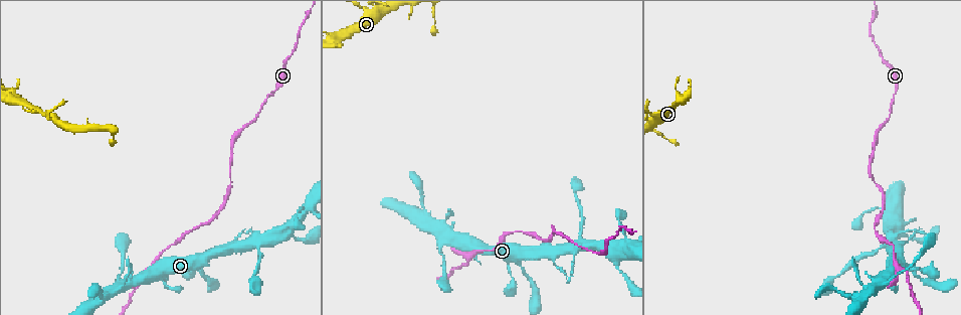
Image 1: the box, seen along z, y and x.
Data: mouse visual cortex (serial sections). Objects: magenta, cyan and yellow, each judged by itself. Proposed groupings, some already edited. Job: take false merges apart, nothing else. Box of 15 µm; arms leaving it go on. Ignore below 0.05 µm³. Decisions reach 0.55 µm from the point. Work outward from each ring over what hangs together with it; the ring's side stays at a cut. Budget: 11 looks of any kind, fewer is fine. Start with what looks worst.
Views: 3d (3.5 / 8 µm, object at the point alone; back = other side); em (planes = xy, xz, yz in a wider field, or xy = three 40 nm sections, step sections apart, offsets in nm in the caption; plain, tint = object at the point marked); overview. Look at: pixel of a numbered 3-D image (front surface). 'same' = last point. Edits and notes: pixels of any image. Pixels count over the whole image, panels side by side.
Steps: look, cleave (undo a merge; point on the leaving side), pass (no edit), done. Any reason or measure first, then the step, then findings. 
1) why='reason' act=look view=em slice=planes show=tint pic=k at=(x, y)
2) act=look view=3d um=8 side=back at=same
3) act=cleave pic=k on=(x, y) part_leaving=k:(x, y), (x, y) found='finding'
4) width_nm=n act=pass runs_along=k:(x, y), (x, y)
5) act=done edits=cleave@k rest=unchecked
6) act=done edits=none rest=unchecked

why='arms part here' act=look view=3d um=3.5 pic=1 at=(467, 255)

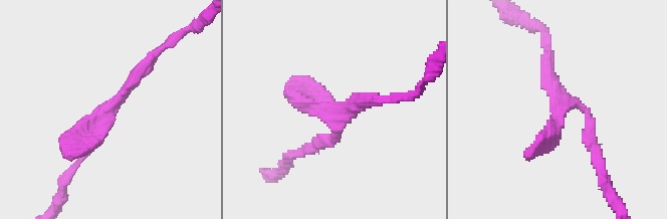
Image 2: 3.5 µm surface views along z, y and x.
arm_widths_nm=150,200,250 act=pass runs_along=2:(154, 53), (70, 152) found='all the same cell'

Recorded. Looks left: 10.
why='two arms in line, one across' act=look view=3d um=3.5 pic=1 at=(681, 98)

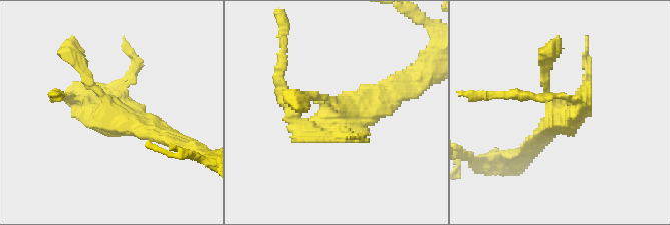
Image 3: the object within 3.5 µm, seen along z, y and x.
act=pass runs_along=3:(179, 141), (105, 120), (80, 85) found='one cell here'

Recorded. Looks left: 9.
act=look view=3d um=8 side=back pic=1 at=(584, 246)

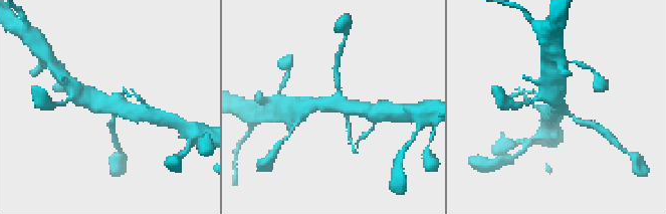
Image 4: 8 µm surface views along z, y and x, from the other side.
why='shape alone is not enough' act=look view=em slice=xy step=5 show=tint pic=4 at=(335, 104)

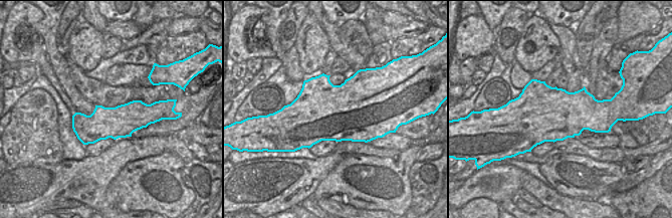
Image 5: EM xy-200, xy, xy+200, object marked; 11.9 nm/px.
act=pass runs_along=4:(139, 113), (83, 99) found='all the same cell'

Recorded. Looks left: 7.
why='abrupt turn' act=look view=em slice=xy step=2 show=tint pic=1 at=(302, 213)

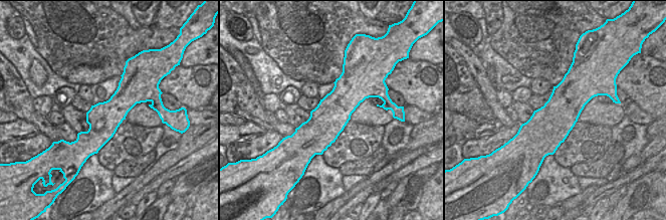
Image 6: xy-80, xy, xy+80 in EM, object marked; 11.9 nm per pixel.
act=look view=3d um=3.5 side=back at=same

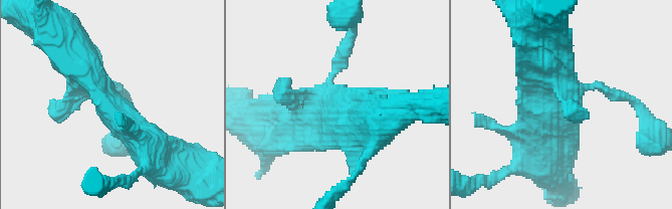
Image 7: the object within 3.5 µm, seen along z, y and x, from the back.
act=pass runs_along=7:(152, 151), (65, 48) found='all the same cell'

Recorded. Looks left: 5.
act=done edits=none rest=unchecked

